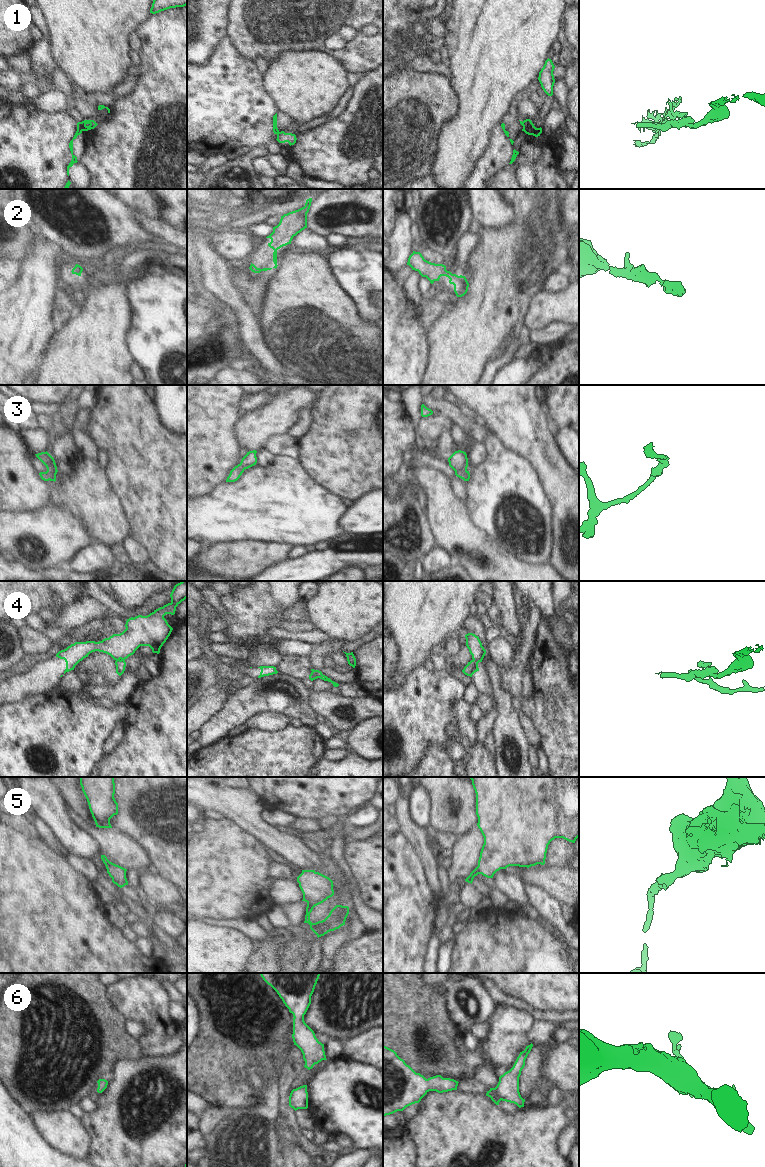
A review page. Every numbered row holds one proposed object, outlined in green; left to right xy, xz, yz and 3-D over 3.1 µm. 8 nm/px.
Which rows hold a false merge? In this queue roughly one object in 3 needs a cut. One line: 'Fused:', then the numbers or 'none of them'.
Fused: 1, 4

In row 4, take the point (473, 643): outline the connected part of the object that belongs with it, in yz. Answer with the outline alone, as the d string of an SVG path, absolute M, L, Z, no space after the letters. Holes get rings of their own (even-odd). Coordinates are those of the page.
M468 633L465 635L466 638L466 646L469 649L470 654L472 655L472 659L477 662L482 662L486 650L482 646L482 643L478 636L473 633Z

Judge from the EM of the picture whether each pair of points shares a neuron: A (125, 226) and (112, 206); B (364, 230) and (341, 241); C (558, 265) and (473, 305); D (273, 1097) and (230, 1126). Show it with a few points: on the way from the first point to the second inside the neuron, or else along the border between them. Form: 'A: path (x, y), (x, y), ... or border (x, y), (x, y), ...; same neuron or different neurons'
A: path (120, 221), (120, 218), (113, 211); same neuron
B: border (325, 236), (340, 234), (351, 241); different neurons
C: path (537, 259), (516, 270), (494, 292); same neuron
D: path (264, 1108), (246, 1126), (241, 1126); same neuron

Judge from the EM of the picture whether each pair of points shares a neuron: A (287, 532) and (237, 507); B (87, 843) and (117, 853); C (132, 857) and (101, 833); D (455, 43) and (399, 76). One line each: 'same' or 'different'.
A: same
B: different
C: same
D: different

